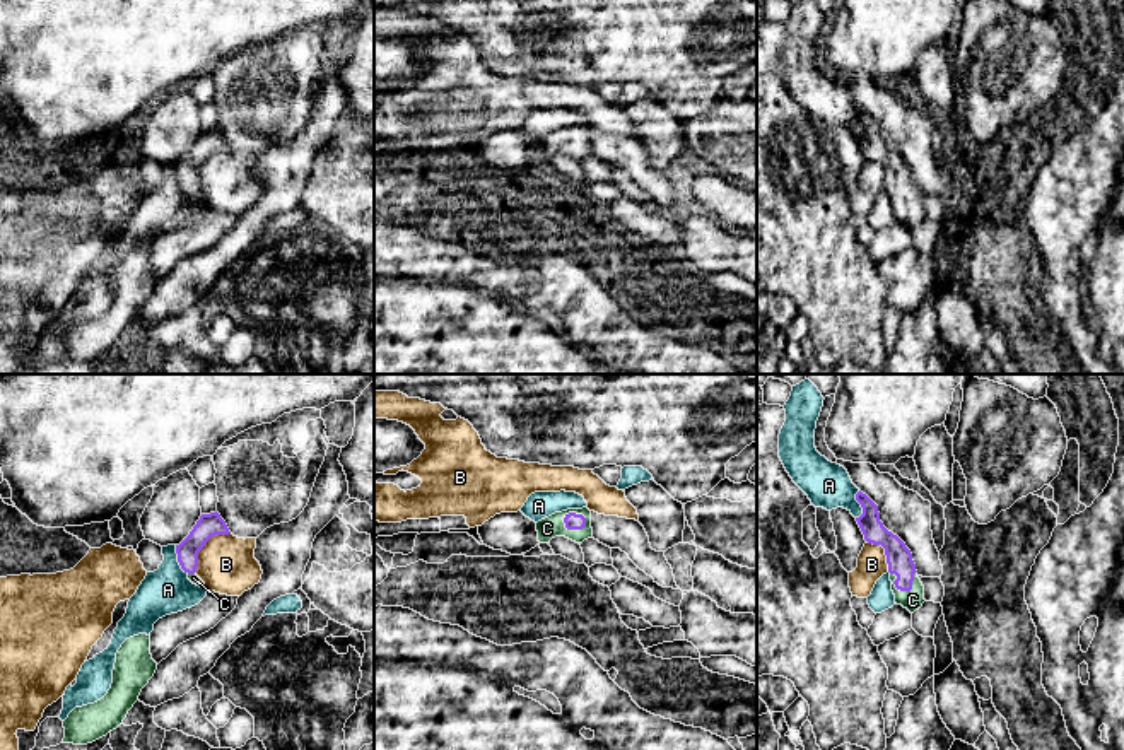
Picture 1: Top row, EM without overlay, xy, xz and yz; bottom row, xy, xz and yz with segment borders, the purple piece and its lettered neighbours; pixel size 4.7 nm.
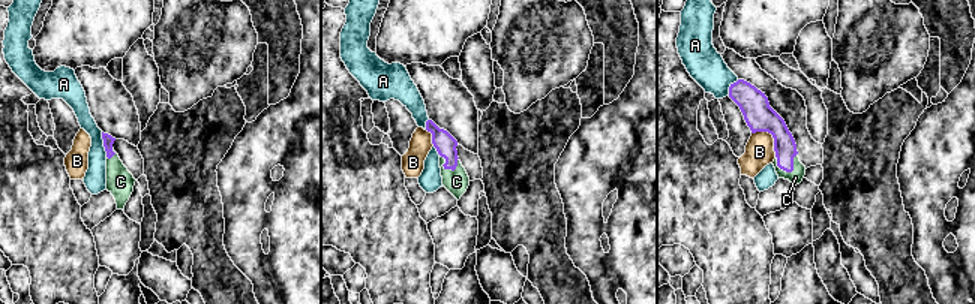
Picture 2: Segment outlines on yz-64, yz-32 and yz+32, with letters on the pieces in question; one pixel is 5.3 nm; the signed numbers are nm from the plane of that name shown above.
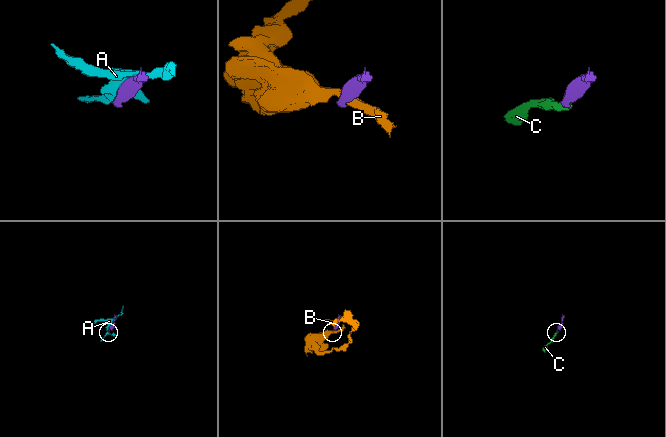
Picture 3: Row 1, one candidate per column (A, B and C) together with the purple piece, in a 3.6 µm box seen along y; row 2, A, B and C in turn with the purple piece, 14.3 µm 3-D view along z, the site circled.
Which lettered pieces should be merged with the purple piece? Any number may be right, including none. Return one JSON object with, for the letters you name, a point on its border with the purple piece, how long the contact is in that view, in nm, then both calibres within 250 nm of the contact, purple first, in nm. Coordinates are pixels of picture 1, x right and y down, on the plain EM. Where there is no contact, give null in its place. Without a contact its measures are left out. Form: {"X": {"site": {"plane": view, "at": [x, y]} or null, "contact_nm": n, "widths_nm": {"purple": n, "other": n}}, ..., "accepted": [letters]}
{"C": {"site": {"plane": "xz", "at": [573, 146]}, "contact_nm": 120, "widths_nm": {"purple": 80, "other": 100}}, "accepted": ["C"]}

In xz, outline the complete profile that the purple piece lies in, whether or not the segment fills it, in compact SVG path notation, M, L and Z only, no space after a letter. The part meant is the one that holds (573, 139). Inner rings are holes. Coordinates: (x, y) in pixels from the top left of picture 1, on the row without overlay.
M582 125L555 130L538 138L536 149L540 161L550 161L555 154L565 154L576 161L582 161L593 154L591 128Z

